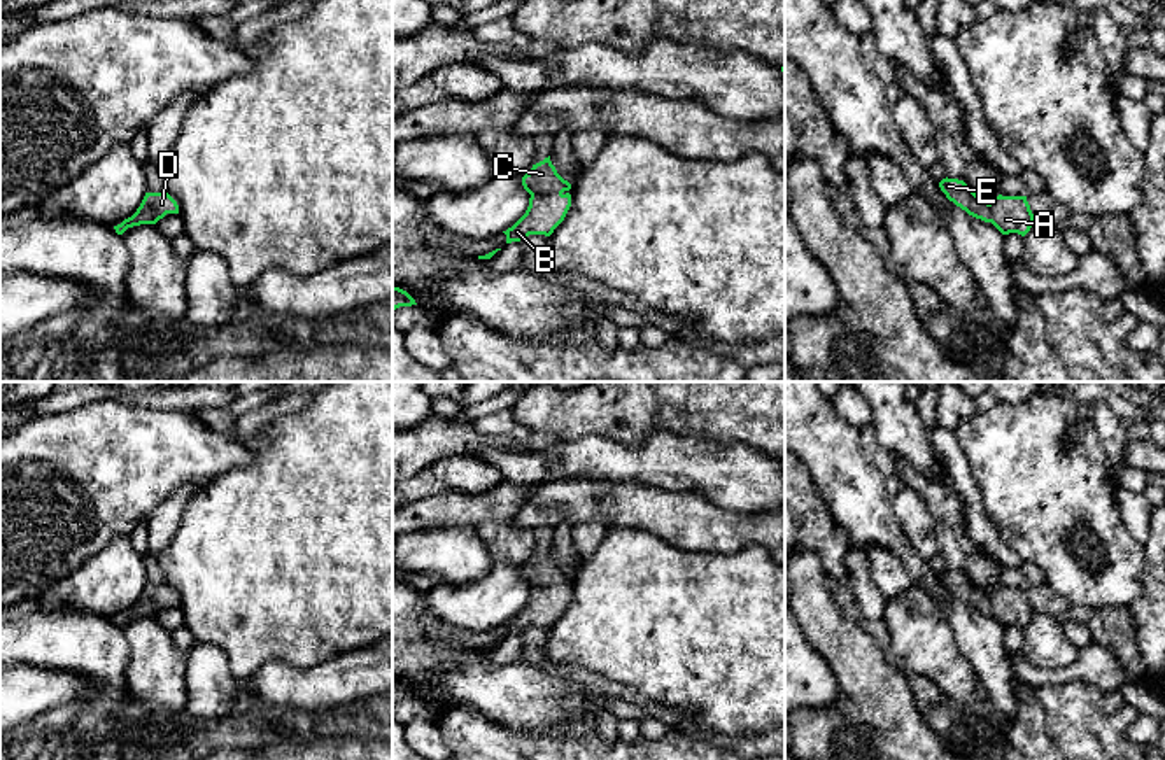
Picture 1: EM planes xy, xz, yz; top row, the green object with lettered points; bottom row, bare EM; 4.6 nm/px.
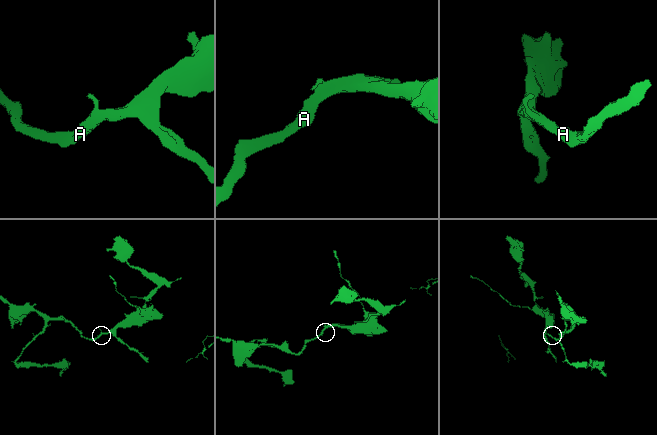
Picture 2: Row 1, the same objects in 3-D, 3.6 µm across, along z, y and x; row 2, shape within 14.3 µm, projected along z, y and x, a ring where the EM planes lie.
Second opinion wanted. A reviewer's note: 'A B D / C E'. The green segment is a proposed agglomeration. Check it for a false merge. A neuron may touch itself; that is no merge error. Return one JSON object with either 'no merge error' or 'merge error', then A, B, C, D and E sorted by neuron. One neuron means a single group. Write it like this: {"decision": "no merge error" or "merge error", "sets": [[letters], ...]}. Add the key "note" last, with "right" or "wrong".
{"decision": "no merge error", "sets": [["A", "B", "C", "D", "E"]], "note": "wrong"}

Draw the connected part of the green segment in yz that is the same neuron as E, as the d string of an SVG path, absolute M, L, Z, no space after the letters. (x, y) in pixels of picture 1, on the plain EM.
M943 571L941 583L950 594L969 608L992 615L1002 627L1018 625L1025 629L1035 609L1027 588L995 588L990 595L978 588L964 573Z

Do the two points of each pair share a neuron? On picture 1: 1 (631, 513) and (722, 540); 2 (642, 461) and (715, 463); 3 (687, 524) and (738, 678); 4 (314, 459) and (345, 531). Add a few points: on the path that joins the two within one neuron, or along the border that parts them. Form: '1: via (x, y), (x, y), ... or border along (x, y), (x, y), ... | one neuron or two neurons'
1: via (654, 513), (670, 513), (699, 526) | one neuron
2: via (659, 461), (698, 463) | one neuron
3: border along (657, 534), (685, 550), (738, 550) | two neurons
4: via (331, 477), (345, 491), (345, 513) | one neuron

